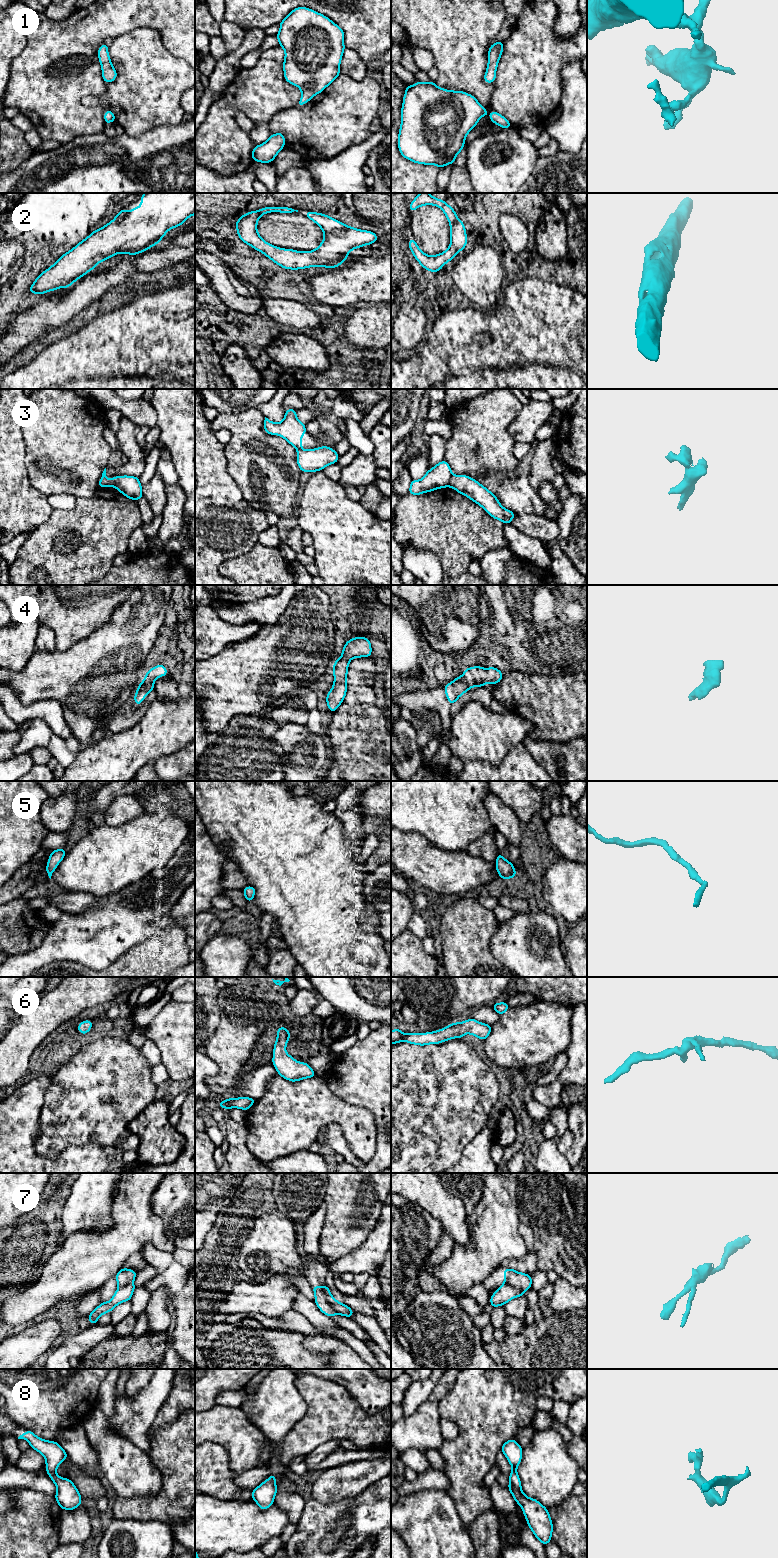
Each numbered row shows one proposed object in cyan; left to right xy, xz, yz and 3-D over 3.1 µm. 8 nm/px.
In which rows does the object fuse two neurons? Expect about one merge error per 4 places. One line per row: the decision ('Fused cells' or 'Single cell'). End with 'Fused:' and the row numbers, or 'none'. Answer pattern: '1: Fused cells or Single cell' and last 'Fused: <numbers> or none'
1: Single cell
2: Single cell
3: Fused cells
4: Single cell
5: Single cell
6: Single cell
7: Fused cells
8: Single cell
Fused: 3, 7

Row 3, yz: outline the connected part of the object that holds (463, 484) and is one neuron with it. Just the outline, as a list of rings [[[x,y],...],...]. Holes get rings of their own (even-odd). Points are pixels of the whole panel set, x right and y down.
[[[452,475],[449,486],[480,505],[492,518],[501,520],[504,524],[511,523],[516,516],[499,503],[495,494],[467,475]]]

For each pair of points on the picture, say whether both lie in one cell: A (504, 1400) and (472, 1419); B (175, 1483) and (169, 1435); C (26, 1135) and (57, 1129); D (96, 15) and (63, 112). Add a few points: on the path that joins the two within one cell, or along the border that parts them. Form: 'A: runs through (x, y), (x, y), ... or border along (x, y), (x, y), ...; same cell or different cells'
A: runs through (496, 1400), (488, 1403), (480, 1411); same cell
B: runs through (177, 1471), (177, 1450), (174, 1447); same cell
C: border along (41, 1109), (35, 1139), (40, 1156); different cells
D: runs through (72, 39), (42, 70), (47, 79), (47, 88); same cell

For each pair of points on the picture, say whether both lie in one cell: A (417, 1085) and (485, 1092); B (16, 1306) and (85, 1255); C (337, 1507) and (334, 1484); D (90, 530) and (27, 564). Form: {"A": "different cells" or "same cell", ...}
{"A": "same cell", "B": "same cell", "C": "different cells", "D": "same cell"}

